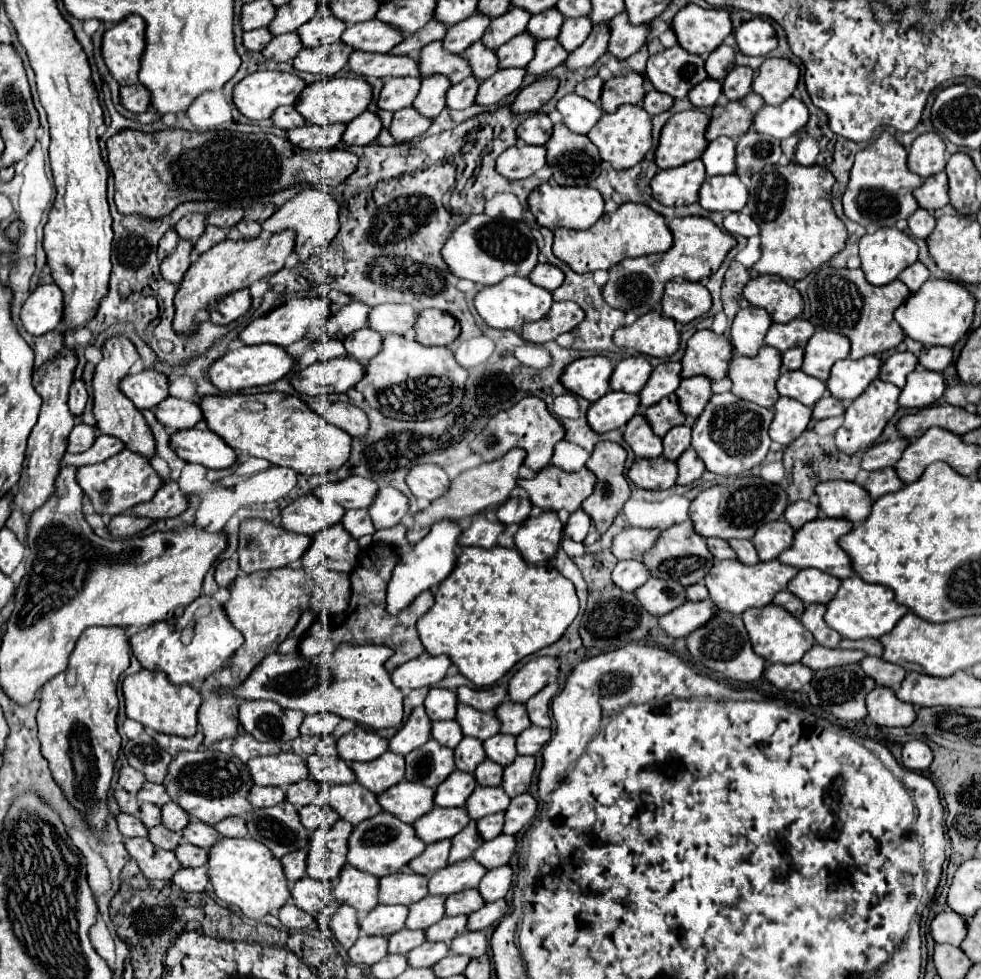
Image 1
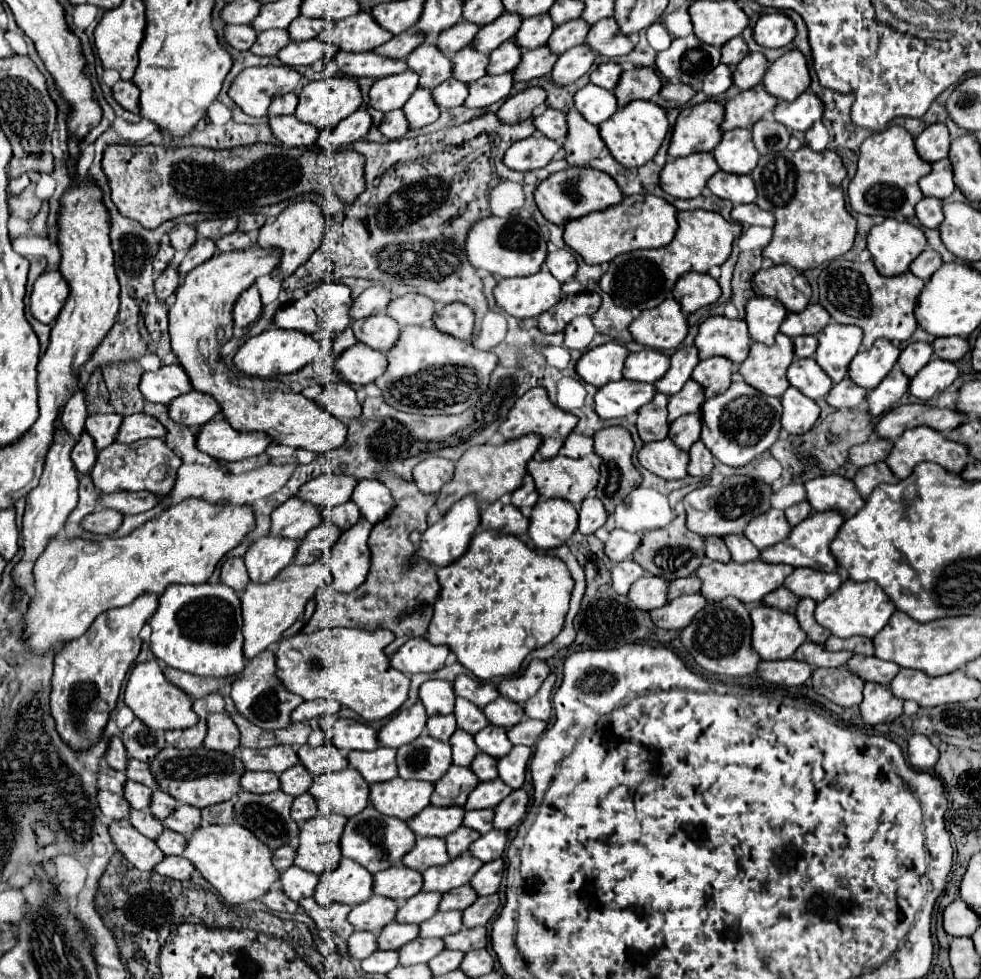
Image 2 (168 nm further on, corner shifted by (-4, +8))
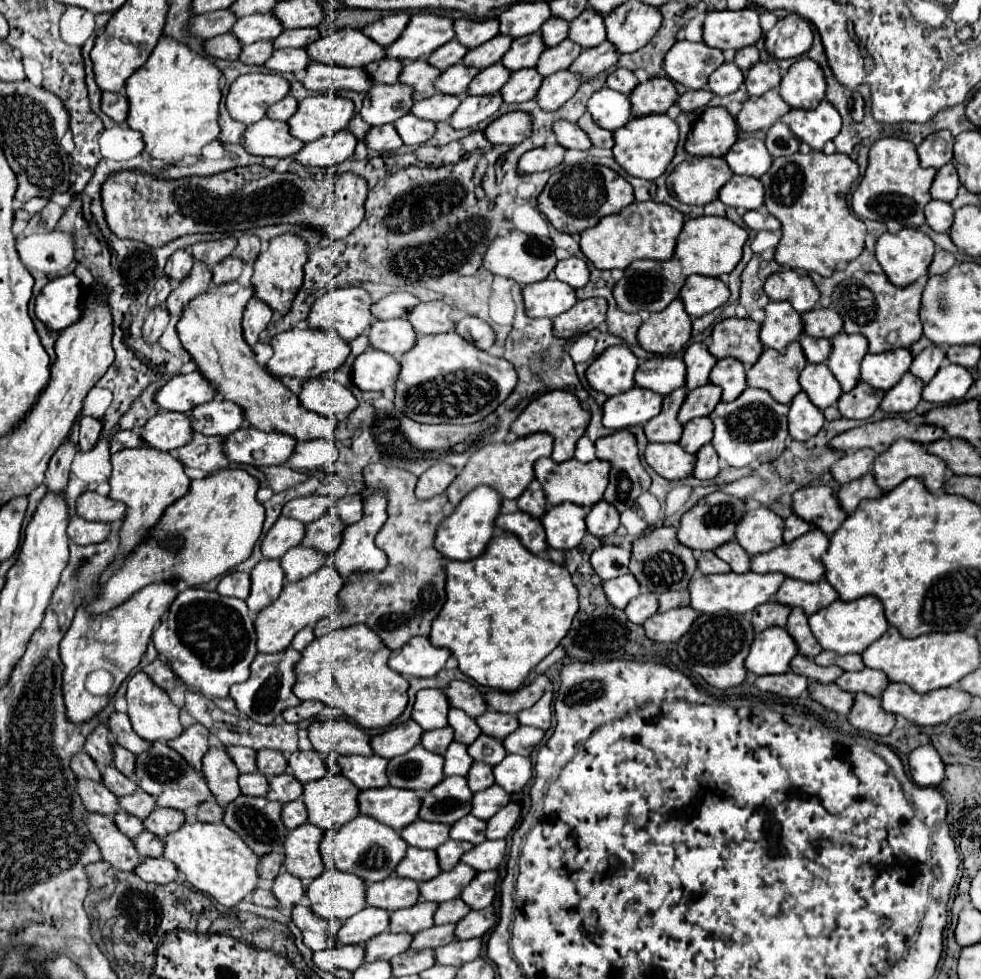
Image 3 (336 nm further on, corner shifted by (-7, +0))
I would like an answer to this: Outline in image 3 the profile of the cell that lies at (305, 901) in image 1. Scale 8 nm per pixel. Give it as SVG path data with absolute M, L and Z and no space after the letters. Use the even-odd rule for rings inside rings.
M280 873L276 883L274 883L274 895L278 899L278 903L286 909L292 909L294 905L298 905L306 893L306 887L302 885L302 881L290 873Z

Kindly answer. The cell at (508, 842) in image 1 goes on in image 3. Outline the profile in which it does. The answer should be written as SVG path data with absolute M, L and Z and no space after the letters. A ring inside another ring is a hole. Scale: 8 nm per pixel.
M498 839L476 845L472 851L462 855L462 861L474 867L476 871L488 871L488 869L498 869L500 863L504 861L504 855L506 855L506 841Z

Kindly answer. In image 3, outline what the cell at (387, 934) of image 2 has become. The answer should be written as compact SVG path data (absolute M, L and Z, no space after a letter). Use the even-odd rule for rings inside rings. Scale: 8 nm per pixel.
M380 933L378 937L372 937L366 947L366 961L376 959L392 959L398 953L404 953L412 943L410 933Z

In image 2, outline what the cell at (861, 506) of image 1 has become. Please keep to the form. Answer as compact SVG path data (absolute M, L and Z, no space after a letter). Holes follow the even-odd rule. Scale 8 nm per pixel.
M841 475L815 477L803 487L807 491L807 501L815 511L837 511L843 519L847 519L865 505L855 485Z

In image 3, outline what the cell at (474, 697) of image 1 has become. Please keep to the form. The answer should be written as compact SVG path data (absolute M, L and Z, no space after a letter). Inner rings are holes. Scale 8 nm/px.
M452 681L450 687L446 689L446 697L452 707L466 711L474 719L488 711L484 695L468 681Z

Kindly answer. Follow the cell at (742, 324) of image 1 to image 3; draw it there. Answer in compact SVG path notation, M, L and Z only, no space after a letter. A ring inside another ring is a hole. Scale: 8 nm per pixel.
M770 301L764 313L766 313L766 319L760 325L760 341L764 347L784 353L786 345L796 341L802 333L800 313L788 301L782 301L782 303Z

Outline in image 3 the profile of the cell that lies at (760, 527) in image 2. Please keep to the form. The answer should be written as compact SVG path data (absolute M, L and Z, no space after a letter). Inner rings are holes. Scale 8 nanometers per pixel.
M766 507L750 509L736 529L736 539L748 555L770 551L784 543L784 521Z

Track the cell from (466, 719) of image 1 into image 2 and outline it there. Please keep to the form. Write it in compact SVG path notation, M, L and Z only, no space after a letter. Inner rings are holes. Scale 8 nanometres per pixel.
M457 697L453 713L455 713L455 719L457 719L457 727L467 731L467 733L471 733L471 735L475 735L485 725L489 725L489 721L483 715L483 711L479 707L471 705L467 699L461 699L461 697Z

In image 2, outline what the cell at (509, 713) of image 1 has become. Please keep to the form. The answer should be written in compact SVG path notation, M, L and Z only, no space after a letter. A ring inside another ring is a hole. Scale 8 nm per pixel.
M497 697L493 703L483 707L483 713L485 713L485 717L489 719L491 725L499 725L499 727L505 727L505 729L517 725L525 715L523 705L513 703L505 697Z

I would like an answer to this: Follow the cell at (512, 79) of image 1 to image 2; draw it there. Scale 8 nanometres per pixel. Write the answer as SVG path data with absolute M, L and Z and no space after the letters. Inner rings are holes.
M511 73L503 75L485 75L479 81L473 81L469 85L469 95L463 101L463 107L467 109L483 109L489 107L505 97L509 97L513 85Z

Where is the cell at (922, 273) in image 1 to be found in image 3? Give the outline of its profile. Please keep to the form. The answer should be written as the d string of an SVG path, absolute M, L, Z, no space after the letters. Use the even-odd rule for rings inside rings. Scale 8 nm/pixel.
M938 249L936 255L934 255L934 259L932 259L932 263L930 263L930 267L928 267L928 277L934 277L934 275L942 275L942 273L946 273L954 263L956 263L956 261L954 261L954 257L952 257L950 253Z

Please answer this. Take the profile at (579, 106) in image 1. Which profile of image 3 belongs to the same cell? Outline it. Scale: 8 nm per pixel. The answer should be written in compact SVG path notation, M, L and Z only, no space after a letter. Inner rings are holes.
M608 87L596 91L588 99L586 109L592 115L594 123L602 129L608 129L608 131L614 131L614 129L626 125L632 117L628 95L612 91Z

